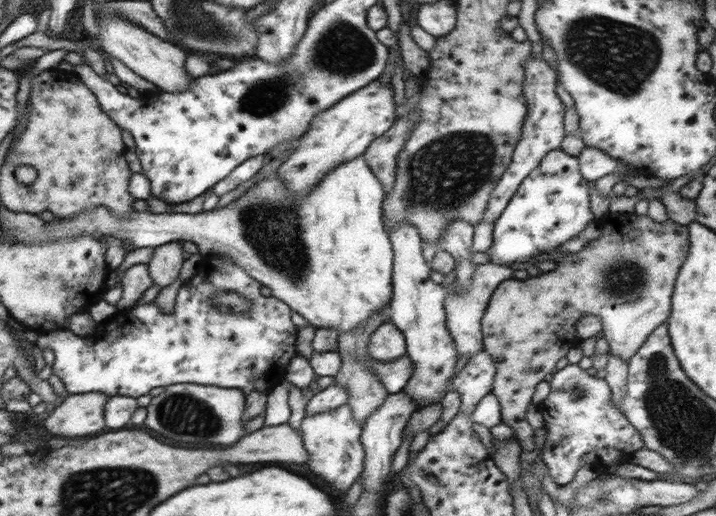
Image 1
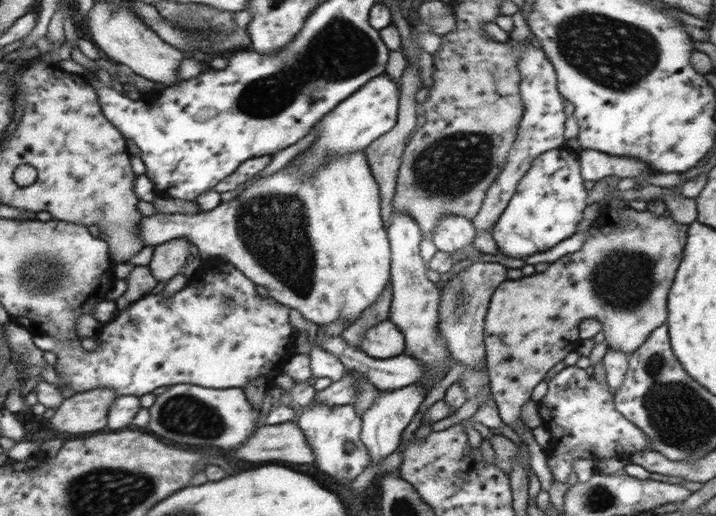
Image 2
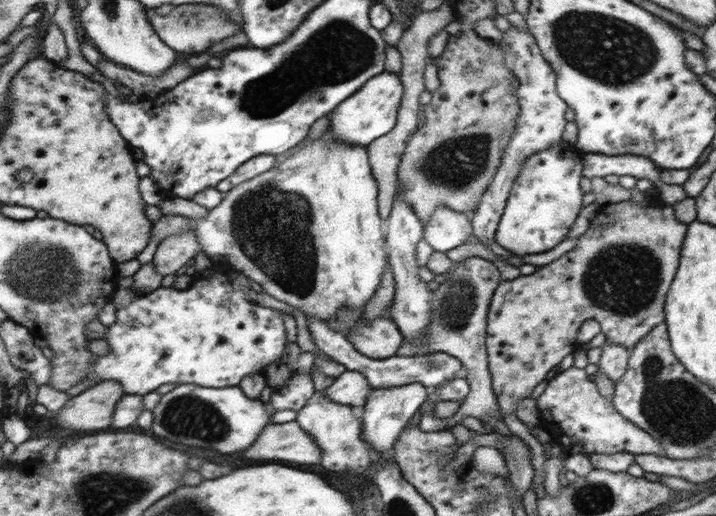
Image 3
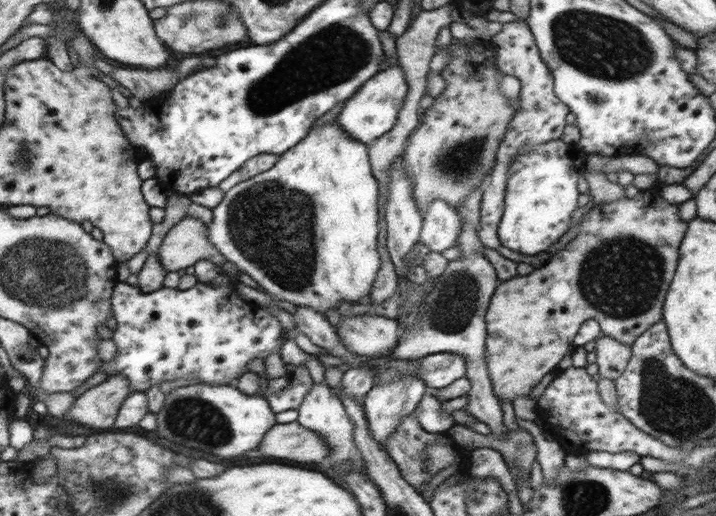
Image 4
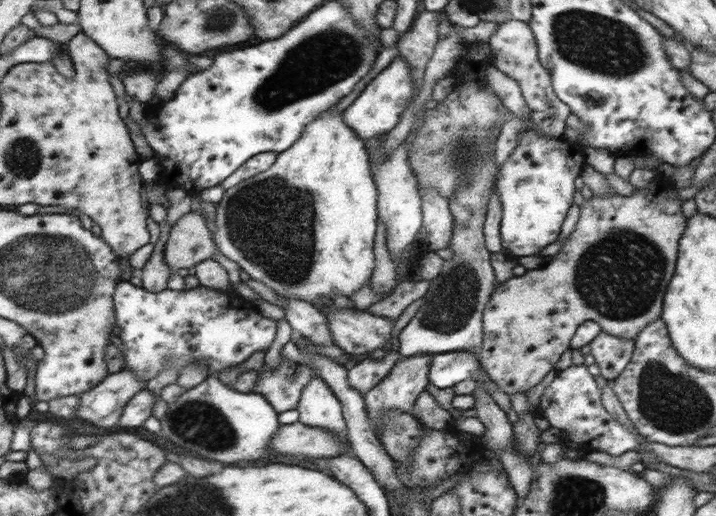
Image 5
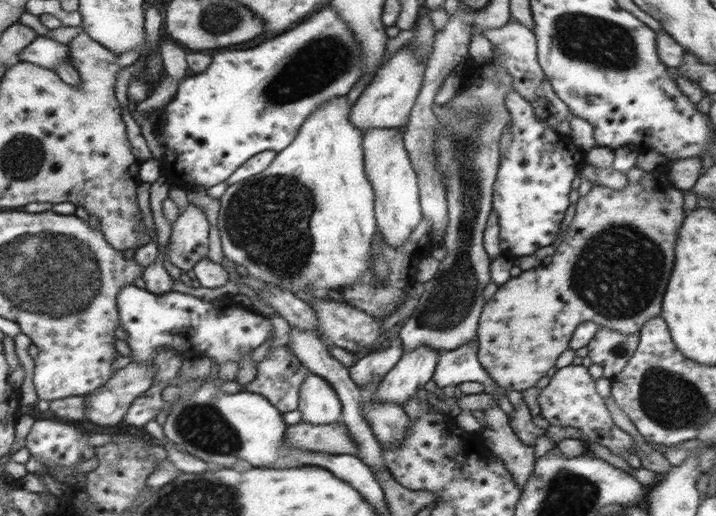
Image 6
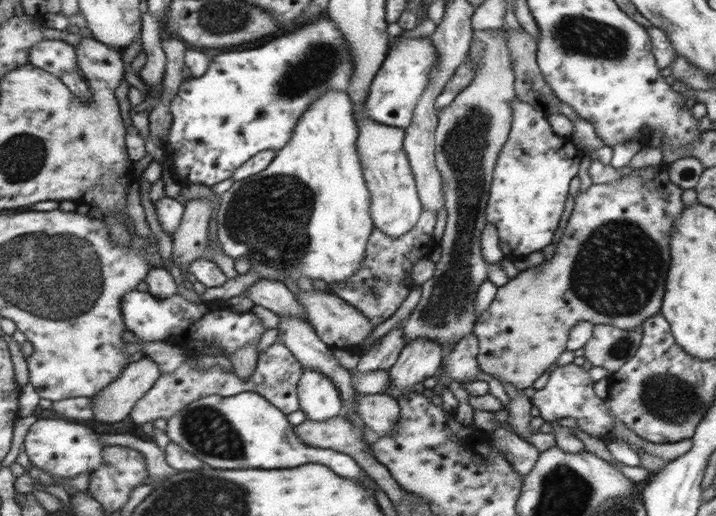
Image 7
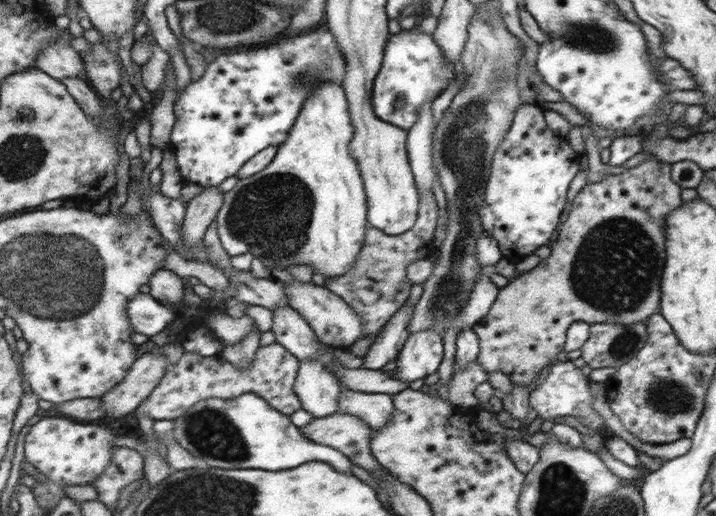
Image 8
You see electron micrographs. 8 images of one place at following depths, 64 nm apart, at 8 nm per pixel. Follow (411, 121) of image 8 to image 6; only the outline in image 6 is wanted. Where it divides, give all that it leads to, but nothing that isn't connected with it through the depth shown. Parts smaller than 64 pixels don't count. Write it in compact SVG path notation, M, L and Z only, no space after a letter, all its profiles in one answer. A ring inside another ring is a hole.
M409 44L400 48L392 57L377 70L374 79L364 89L361 96L350 108L351 123L363 134L366 129L398 129L407 124L414 102L424 81L424 70L427 60L420 60L414 50L420 50Z

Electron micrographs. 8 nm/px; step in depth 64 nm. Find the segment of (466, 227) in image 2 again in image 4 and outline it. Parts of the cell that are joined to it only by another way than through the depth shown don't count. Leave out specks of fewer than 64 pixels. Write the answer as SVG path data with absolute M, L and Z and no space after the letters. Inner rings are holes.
M433 200L423 214L419 241L431 251L443 251L456 246L462 226L462 217L446 201Z

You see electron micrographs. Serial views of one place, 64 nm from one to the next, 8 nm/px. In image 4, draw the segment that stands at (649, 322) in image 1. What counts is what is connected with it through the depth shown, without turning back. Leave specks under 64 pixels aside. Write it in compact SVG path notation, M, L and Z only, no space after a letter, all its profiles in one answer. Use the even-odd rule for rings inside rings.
M655 183L650 189L642 191L641 196L628 198L622 197L620 200L612 201L611 203L596 203L592 202L591 208L583 216L580 223L578 233L571 240L564 251L560 255L554 255L548 264L543 264L539 269L534 269L531 273L521 276L518 275L510 280L500 282L496 287L487 312L485 314L487 337L485 340L485 361L491 378L495 395L510 402L519 396L528 396L532 392L532 387L535 387L549 371L557 371L558 363L568 352L574 350L573 338L576 336L580 325L588 319L594 319L599 322L601 331L606 336L615 338L618 342L631 345L638 336L649 329L650 326L663 320L663 304L669 284L676 272L677 262L679 259L679 246L684 238L688 228L688 223L680 218L679 205L670 204L662 198L660 192L661 185Z

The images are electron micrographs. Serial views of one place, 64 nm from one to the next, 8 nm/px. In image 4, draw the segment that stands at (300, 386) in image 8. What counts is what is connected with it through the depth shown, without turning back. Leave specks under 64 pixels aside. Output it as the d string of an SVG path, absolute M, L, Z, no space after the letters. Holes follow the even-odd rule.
M313 383L308 394L305 396L301 405L297 408L297 421L306 428L317 432L331 448L331 453L325 459L328 464L336 464L350 467L351 469L366 470L366 464L360 451L356 448L353 439L353 424L349 416L345 413L342 401L336 396L332 388L326 384Z

